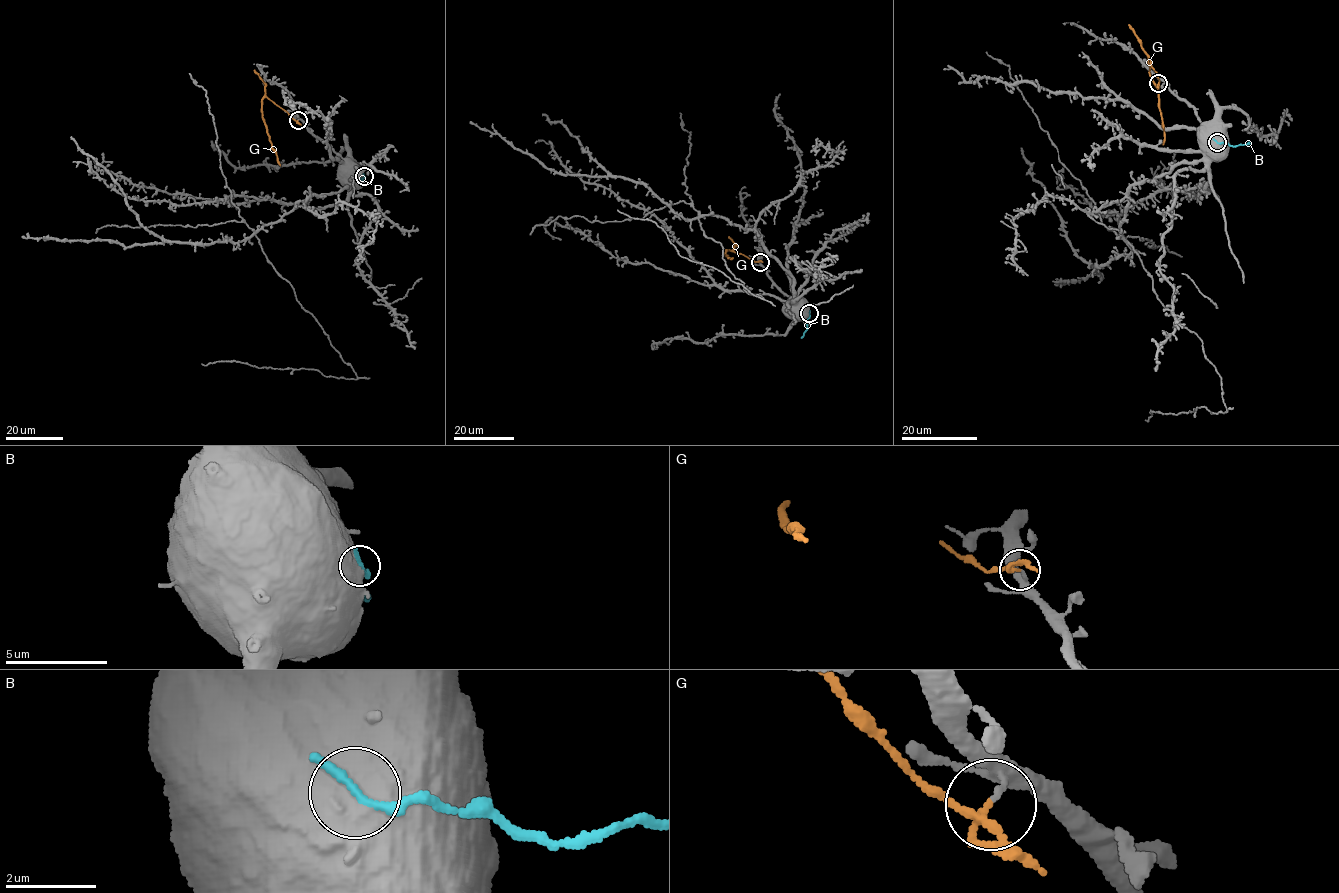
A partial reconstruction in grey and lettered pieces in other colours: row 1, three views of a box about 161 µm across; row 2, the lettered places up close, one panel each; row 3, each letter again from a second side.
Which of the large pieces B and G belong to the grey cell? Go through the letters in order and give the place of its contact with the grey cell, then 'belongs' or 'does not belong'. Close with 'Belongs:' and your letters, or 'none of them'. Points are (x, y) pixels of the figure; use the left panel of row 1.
B: meets grey at (364, 176); does not belong
G: meets grey at (298, 120); does not belong
Belongs: none of them

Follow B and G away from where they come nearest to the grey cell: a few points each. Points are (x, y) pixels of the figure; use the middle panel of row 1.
B: (809, 313), (807, 328), (801, 337)
G: (760, 262), (726, 250), (725, 255), (733, 258)

